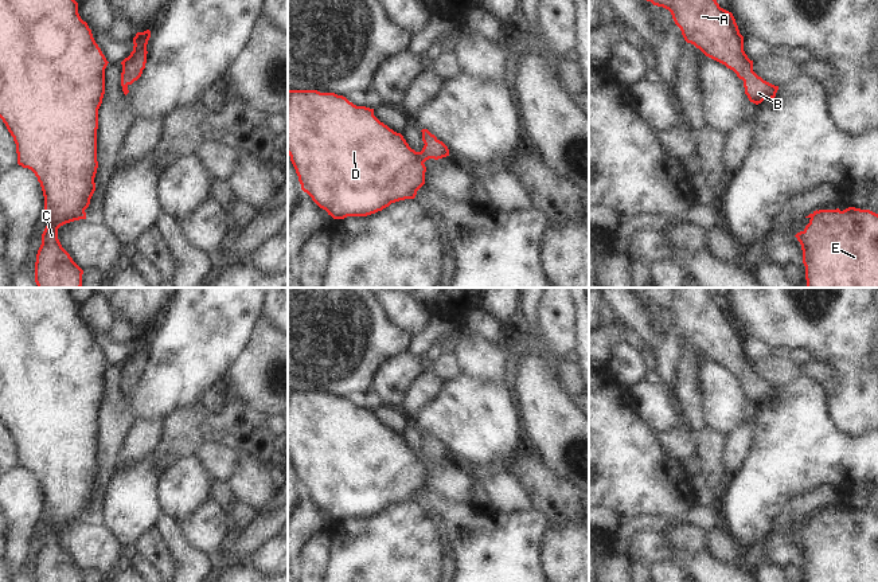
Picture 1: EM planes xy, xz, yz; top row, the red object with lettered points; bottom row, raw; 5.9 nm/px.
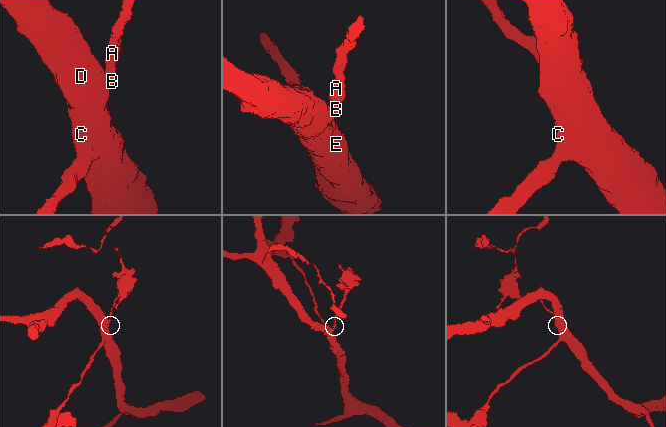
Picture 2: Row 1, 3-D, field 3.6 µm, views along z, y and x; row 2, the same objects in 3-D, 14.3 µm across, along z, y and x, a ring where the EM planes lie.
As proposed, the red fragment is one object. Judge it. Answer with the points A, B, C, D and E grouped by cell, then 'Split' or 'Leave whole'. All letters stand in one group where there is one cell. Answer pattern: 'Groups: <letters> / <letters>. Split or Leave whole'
Groups: A B C D E. Leave whole

